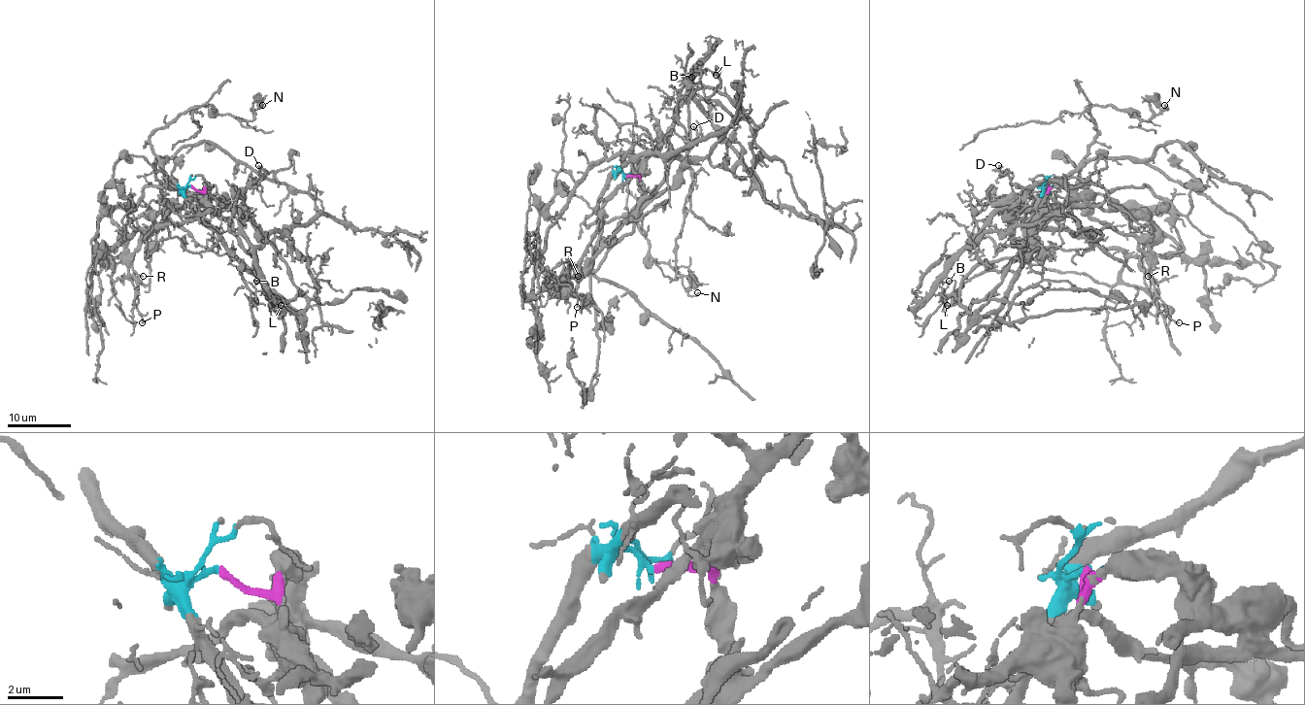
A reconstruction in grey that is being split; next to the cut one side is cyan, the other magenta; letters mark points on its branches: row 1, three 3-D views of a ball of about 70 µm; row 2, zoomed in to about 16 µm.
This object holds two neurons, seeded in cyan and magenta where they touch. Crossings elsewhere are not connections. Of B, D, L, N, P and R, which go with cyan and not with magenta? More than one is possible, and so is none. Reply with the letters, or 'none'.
N

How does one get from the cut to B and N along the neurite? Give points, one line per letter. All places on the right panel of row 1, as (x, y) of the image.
B: (1048, 185), (1048, 191), (1027, 209), (999, 211), (940, 281), (939, 285), (947, 294), (954, 285), (949, 281)
N: (1048, 185), (1087, 152), (1097, 130), (1093, 105), (1148, 120), (1165, 105)

